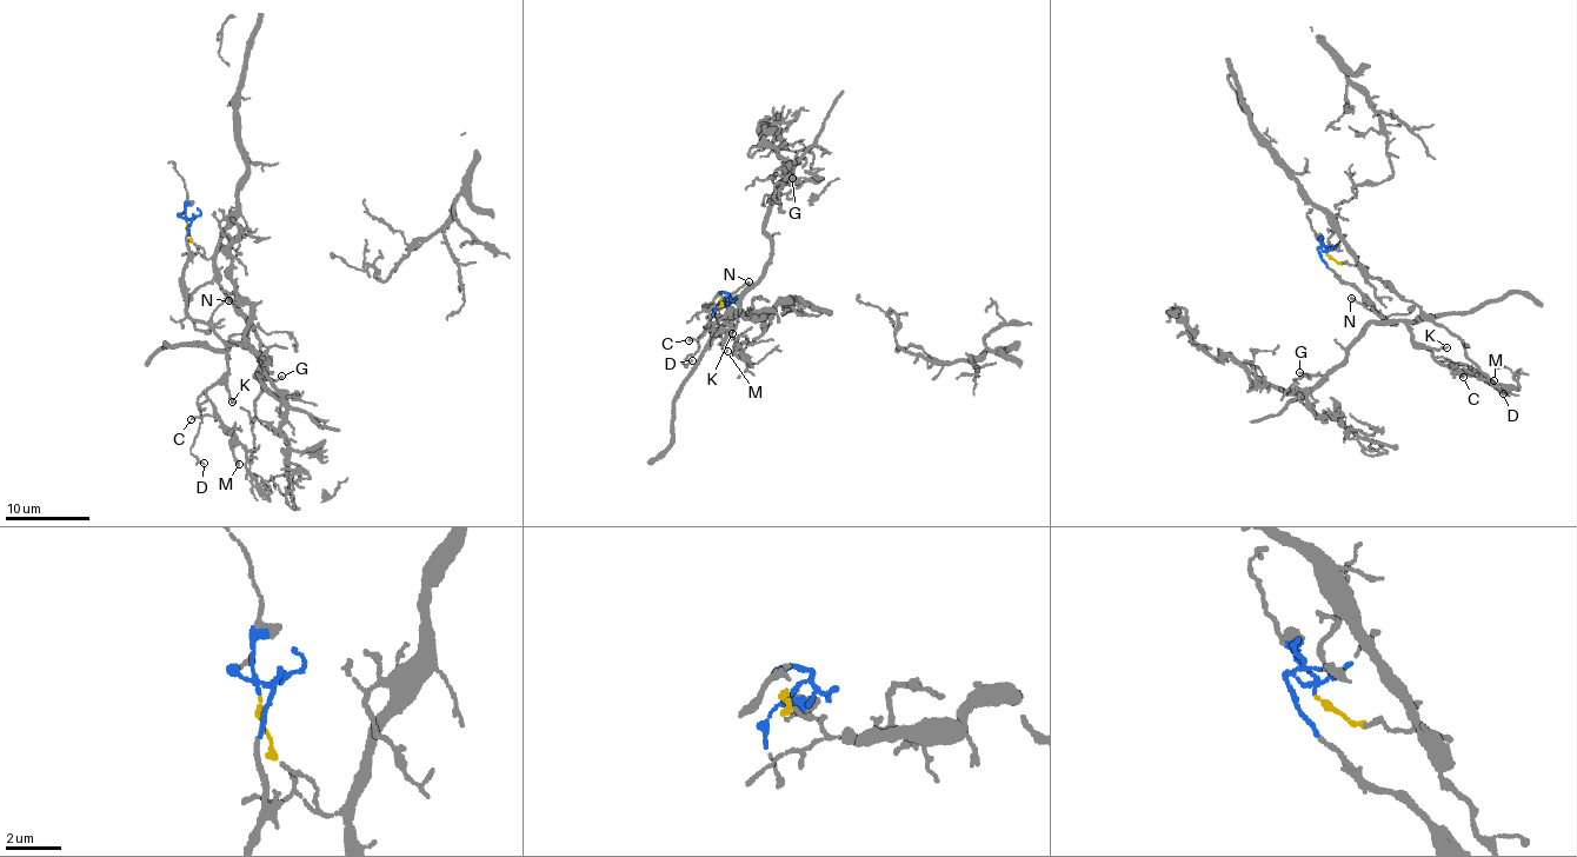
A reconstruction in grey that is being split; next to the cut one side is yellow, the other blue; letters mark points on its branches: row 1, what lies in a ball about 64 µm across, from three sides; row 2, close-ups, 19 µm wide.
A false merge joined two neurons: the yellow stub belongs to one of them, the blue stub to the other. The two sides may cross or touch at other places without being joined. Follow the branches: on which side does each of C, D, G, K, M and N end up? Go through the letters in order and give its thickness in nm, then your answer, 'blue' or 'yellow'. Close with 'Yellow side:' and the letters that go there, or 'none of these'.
C: 150 nm thick; blue
D: 90 nm thick; blue
G: 110 nm thick; blue
K: 120 nm thick; blue
M: 240 nm thick; blue
N: 130 nm thick; blue
Yellow side: none of these

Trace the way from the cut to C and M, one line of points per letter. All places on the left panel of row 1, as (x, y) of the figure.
C: (187, 221), (186, 312), (224, 343), (228, 369), (206, 393), (205, 413), (191, 419)
M: (187, 221), (186, 312), (227, 350), (228, 369), (206, 397), (233, 433), (239, 464)

